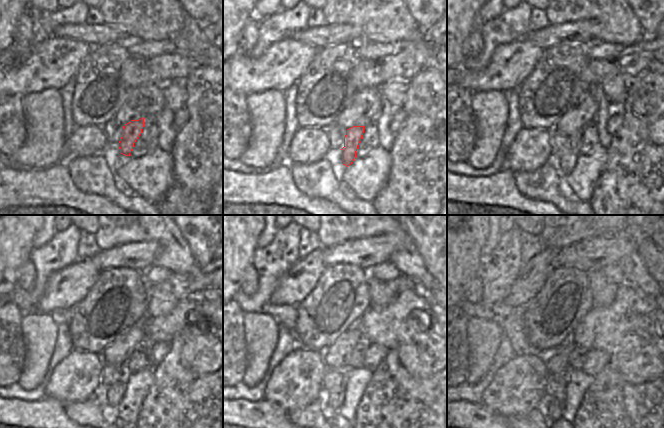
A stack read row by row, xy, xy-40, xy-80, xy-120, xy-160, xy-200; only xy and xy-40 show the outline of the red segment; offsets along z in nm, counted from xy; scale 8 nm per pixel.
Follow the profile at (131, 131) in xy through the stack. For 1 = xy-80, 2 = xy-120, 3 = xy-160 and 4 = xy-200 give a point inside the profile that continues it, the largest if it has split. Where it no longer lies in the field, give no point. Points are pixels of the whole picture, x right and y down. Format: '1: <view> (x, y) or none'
1: xy-80 (568, 160)
2: xy-120 (114, 394)
3: xy-160 (329, 408)
4: xy-200 (554, 408)

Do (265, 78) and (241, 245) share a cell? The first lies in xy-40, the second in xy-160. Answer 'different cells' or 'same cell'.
different cells

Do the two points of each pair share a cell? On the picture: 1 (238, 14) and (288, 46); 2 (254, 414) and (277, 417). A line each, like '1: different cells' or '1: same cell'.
1: different cells
2: same cell

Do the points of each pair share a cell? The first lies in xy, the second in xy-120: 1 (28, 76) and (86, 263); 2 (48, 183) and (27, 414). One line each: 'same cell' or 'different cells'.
1: same cell
2: same cell

